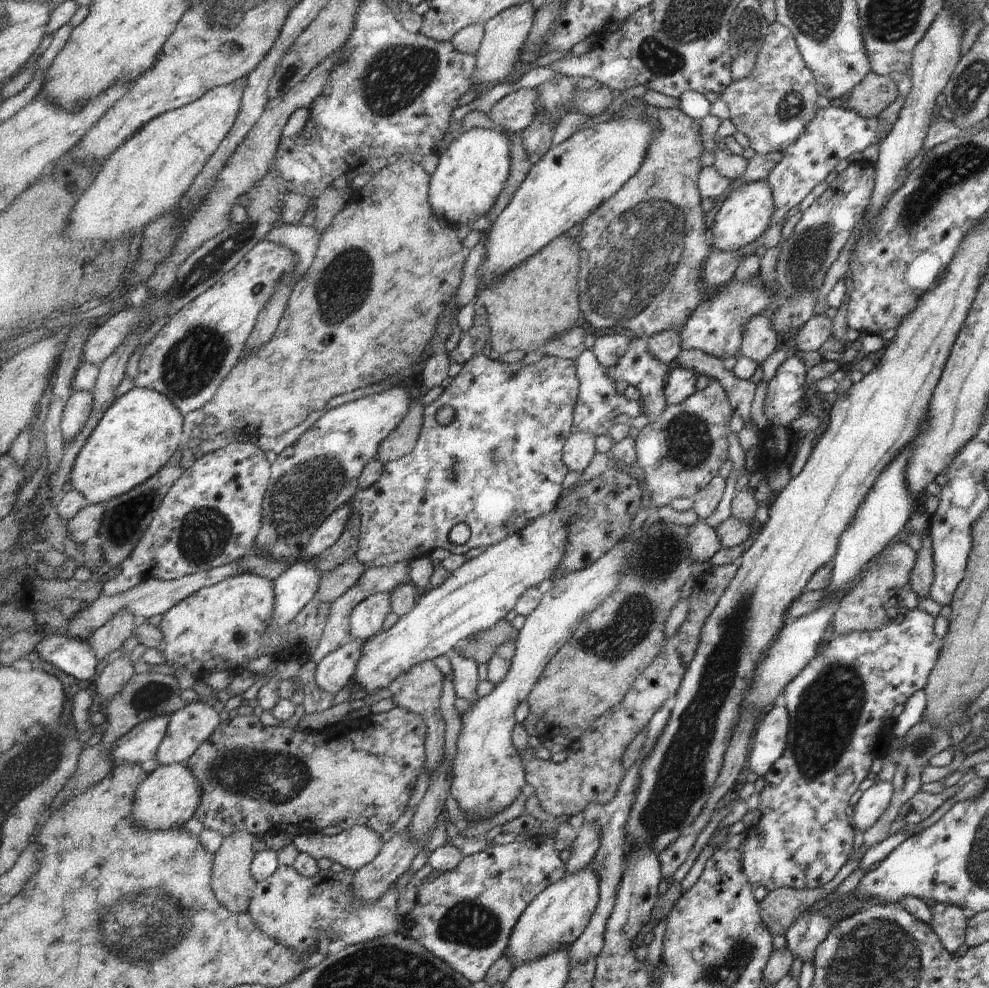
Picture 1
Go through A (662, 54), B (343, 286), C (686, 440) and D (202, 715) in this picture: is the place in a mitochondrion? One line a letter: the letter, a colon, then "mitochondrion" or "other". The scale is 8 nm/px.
A: mitochondrion
B: mitochondrion
C: mitochondrion
D: other

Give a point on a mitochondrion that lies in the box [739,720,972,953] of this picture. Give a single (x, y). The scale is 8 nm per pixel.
(923, 742)

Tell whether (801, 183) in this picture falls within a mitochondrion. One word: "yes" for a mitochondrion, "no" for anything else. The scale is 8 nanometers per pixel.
no

